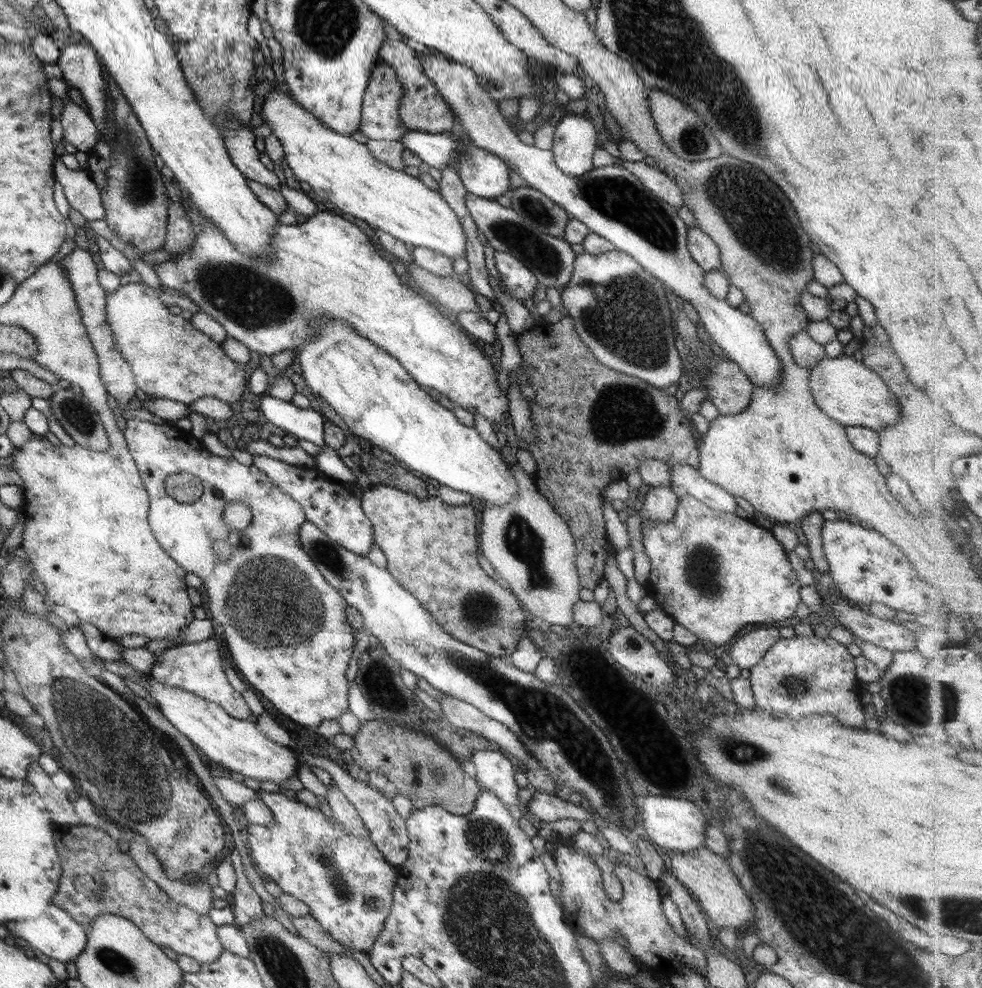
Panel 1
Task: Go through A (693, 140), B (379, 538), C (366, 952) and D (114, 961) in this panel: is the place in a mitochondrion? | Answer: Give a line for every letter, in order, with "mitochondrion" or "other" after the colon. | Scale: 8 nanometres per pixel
A: mitochondrion
B: other
C: other
D: mitochondrion

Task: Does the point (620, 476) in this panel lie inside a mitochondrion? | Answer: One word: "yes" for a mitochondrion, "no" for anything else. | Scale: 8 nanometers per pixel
no

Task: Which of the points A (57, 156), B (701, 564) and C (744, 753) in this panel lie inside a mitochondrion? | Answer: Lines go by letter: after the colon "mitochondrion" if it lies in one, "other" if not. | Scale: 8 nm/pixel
A: other
B: mitochondrion
C: mitochondrion

